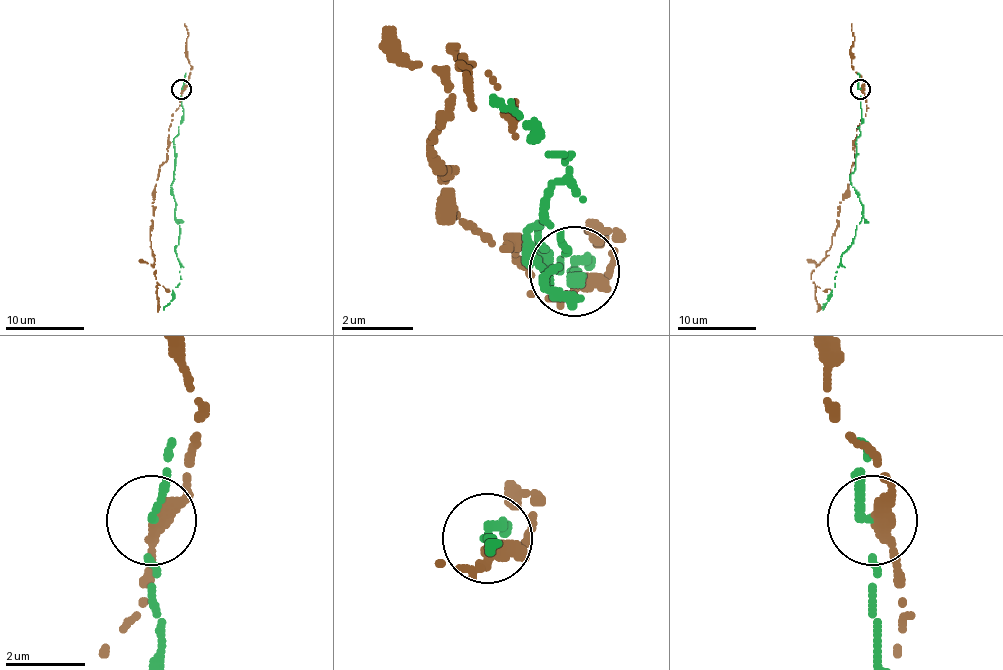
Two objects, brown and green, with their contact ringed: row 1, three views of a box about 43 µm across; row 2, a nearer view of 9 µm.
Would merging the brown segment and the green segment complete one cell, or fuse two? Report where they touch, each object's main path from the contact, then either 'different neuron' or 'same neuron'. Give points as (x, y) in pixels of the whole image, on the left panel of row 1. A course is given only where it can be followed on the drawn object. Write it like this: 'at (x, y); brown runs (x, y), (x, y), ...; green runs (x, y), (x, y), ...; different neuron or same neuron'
at (181, 89); brown runs (182, 88), (182, 100), (168, 128), (166, 162), (160, 168), (152, 205), (150, 247), (156, 298), (160, 306); green runs (182, 88), (184, 120), (174, 138), (172, 183), (174, 217), (180, 225), (176, 255), (180, 282), (164, 310); different neuron

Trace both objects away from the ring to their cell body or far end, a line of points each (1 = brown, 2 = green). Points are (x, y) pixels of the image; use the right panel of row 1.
1: (861, 88), (867, 110), (857, 128), (847, 195), (839, 205), (831, 247), (811, 272), (815, 298), (825, 306)
2: (861, 88), (861, 134), (851, 183), (863, 207), (863, 217), (855, 239), (841, 255), (823, 310)

